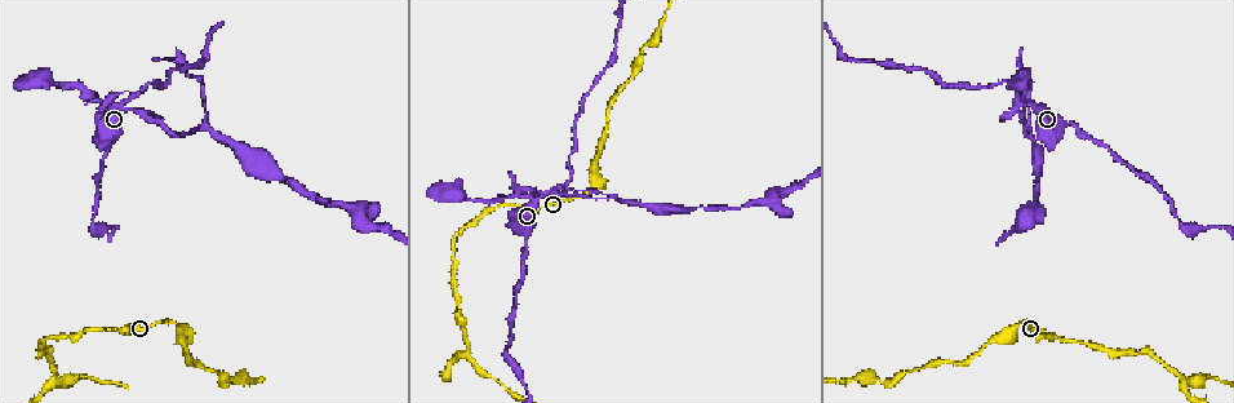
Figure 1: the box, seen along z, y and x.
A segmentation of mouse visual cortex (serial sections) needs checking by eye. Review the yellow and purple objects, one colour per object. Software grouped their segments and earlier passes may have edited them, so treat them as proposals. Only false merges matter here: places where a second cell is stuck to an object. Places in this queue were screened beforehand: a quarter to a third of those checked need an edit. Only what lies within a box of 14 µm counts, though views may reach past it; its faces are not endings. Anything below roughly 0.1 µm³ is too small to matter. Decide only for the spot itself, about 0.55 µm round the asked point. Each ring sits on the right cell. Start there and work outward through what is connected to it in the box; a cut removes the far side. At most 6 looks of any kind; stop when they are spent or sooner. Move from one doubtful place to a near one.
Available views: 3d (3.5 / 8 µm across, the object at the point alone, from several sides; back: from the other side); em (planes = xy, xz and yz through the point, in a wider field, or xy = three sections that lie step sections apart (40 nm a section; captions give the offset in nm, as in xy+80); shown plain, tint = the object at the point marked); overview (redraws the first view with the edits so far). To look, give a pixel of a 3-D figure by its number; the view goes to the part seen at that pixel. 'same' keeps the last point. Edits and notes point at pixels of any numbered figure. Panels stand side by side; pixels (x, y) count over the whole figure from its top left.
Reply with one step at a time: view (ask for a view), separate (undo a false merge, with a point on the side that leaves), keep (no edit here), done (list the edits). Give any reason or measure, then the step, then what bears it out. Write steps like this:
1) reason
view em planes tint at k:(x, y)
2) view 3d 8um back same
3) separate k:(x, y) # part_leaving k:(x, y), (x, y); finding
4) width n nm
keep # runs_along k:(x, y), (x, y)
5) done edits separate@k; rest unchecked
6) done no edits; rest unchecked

four arms meet
view 3d 3.5um at 1:(128, 101)

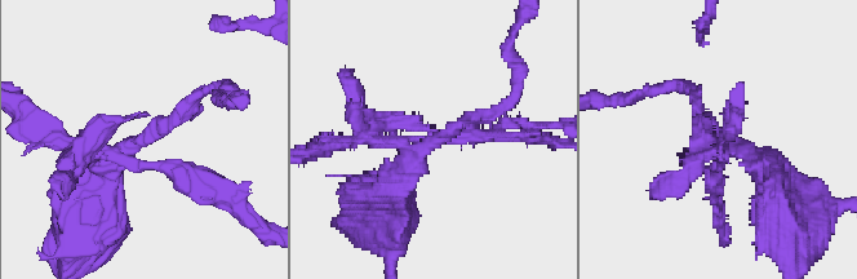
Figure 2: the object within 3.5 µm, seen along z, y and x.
arms 4; arm_widths 150, 150, 200, 400 nm; shape alone is not enough
view em planes tint at 2:(144, 136)

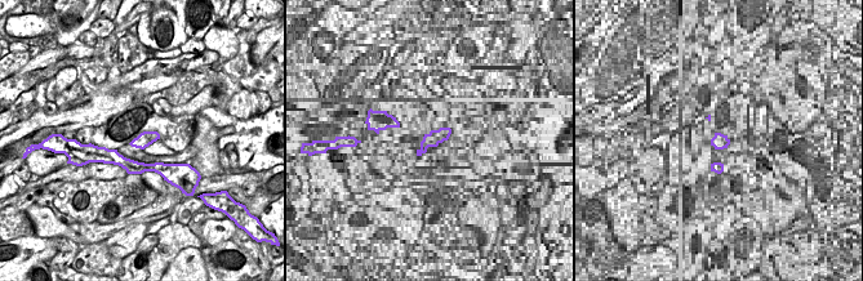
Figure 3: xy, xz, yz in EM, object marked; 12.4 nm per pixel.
width 190 nm
separate 2:(707, 140) # part_leaving 2:(727, 151), (714, 171), (716, 199); a second cell is stuck on

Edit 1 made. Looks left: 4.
thick turns thin
view 3d 3.5um at 1:(525, 244)

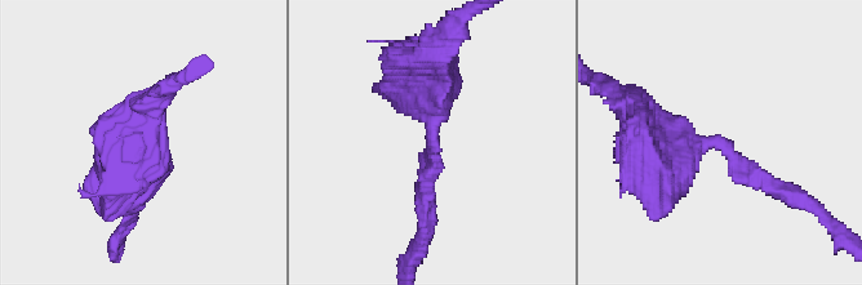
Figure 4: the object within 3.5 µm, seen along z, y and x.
keep # one cell here

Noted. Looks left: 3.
sharp bend
view 3d 3.5um at 1:(504, 353)

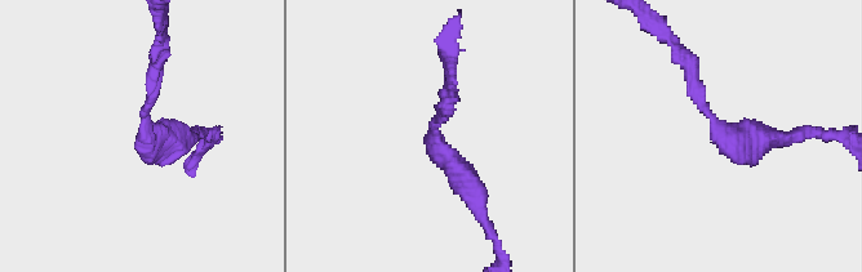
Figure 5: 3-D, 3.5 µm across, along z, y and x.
arm_widths 200, 300 nm
view em xy step 1 plain at 5:(148, 130)

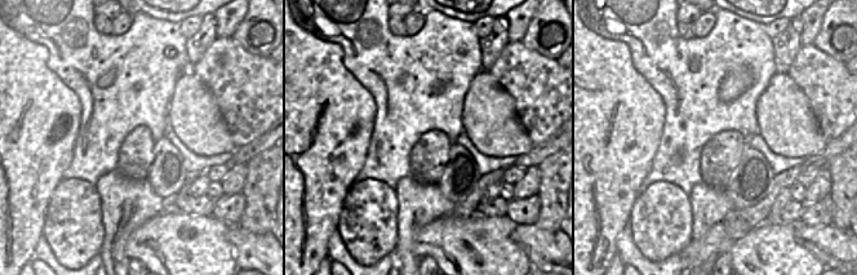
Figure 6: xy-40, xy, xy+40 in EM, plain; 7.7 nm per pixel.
view em xy step 1 tint same

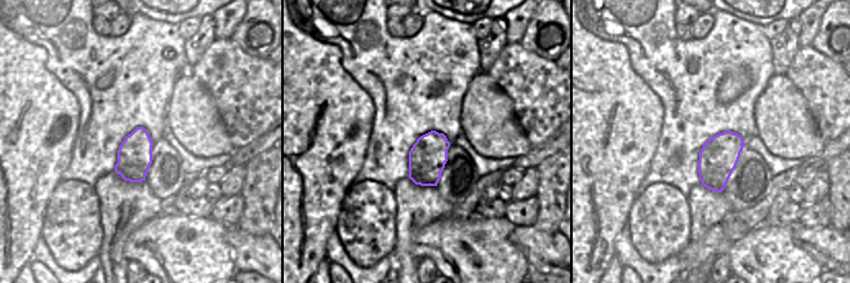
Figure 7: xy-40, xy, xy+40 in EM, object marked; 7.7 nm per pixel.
keep # runs_along 5:(681, 53), (728, 137), (791, 137); all the same cell

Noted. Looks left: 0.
done edits separate@2; rest unchecked

